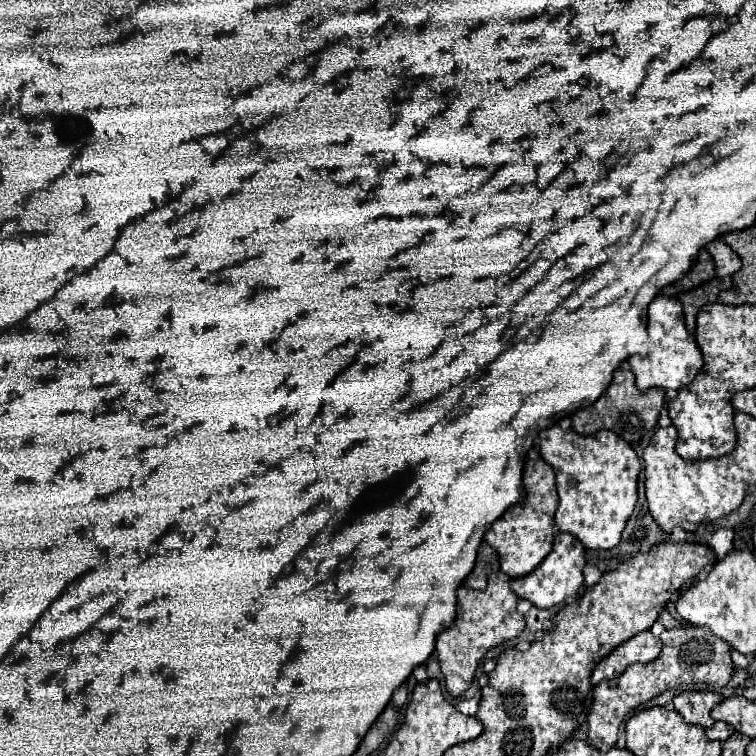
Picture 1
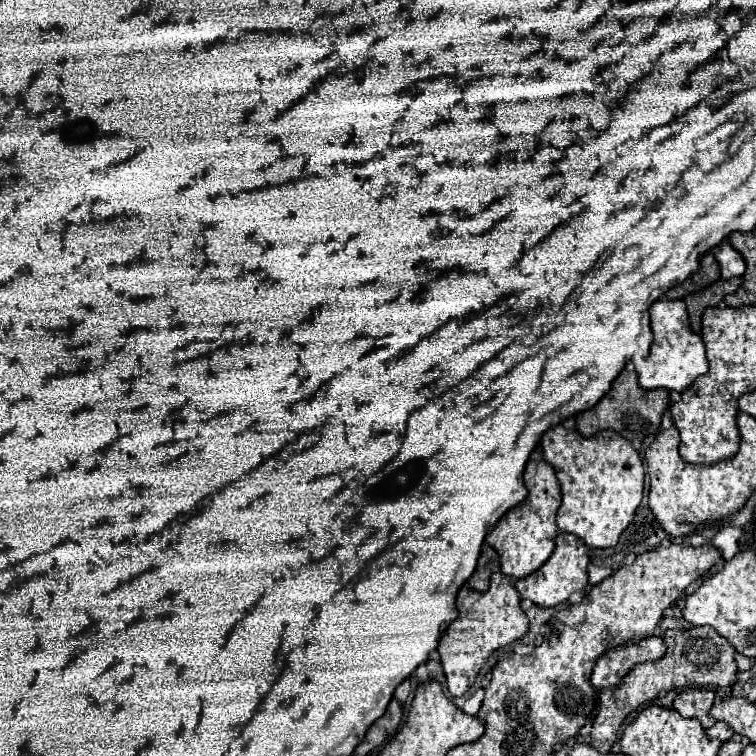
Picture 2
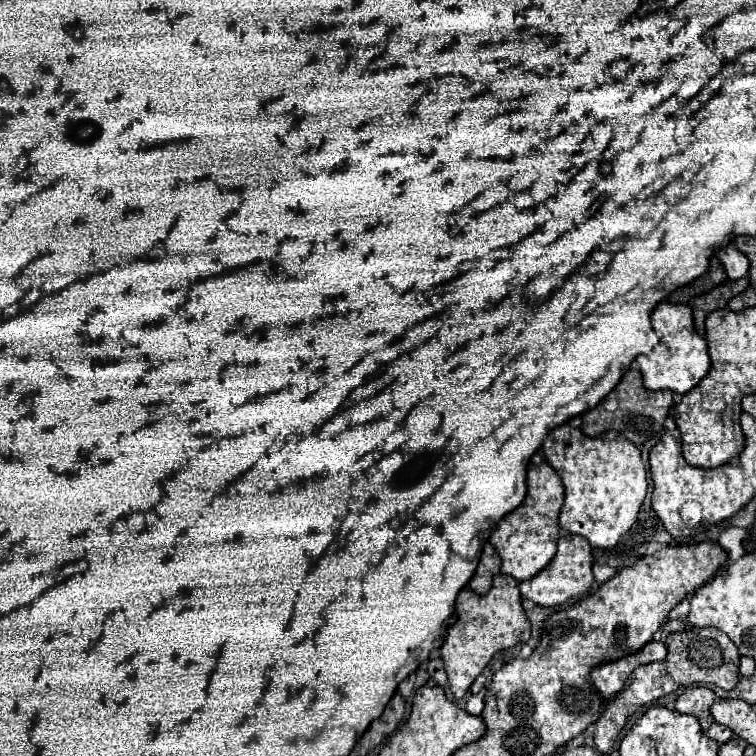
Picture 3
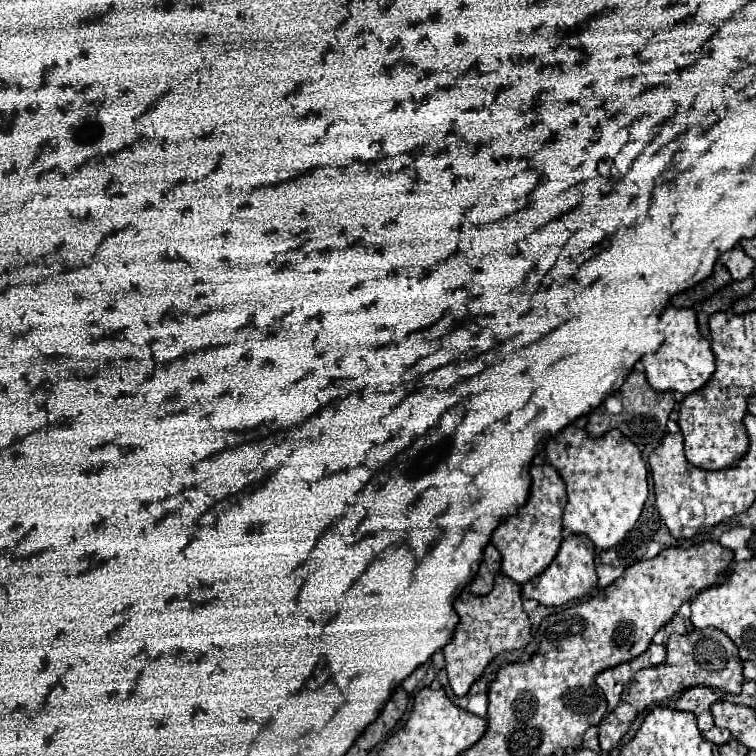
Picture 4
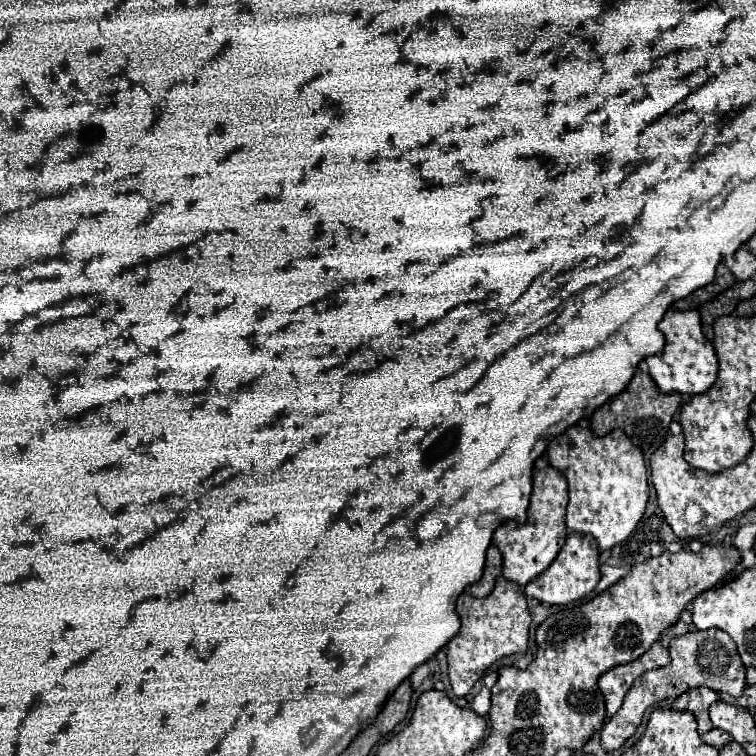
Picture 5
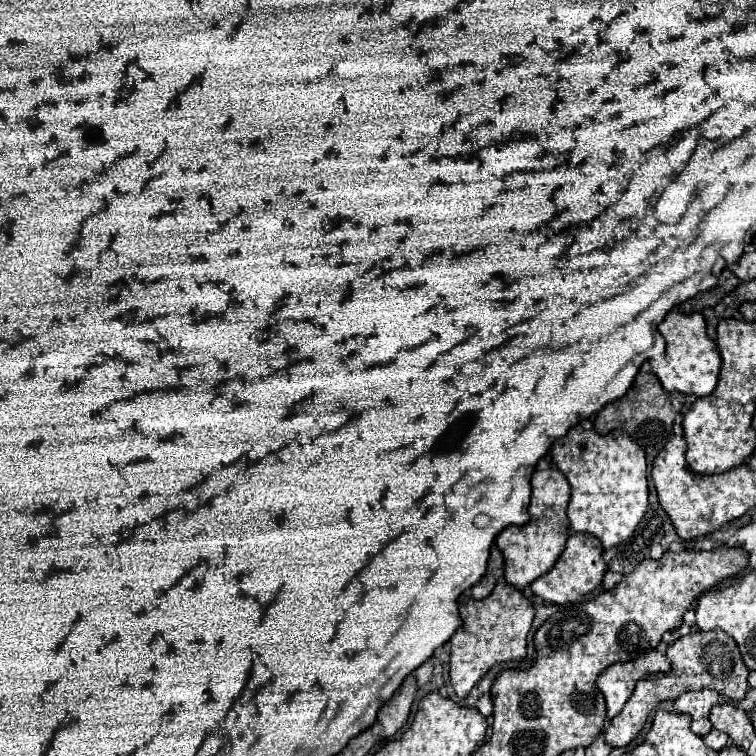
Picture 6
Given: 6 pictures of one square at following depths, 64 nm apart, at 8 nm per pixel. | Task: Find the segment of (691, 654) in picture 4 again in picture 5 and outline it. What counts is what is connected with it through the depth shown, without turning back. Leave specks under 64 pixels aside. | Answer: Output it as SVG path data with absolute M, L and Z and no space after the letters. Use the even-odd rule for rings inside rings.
M696 630L696 632L688 632L684 636L676 636L670 640L668 652L670 652L672 662L664 668L648 670L640 678L636 678L630 692L624 698L622 708L616 712L614 720L606 722L602 726L600 740L602 740L602 746L606 752L618 750L624 744L624 740L634 734L646 708L650 708L656 702L662 702L666 698L676 698L682 692L692 690L696 686L698 688L708 686L716 692L726 692L734 698L742 696L742 690L746 686L746 668L736 652L734 640L726 632L722 632L722 630L704 630L704 632Z

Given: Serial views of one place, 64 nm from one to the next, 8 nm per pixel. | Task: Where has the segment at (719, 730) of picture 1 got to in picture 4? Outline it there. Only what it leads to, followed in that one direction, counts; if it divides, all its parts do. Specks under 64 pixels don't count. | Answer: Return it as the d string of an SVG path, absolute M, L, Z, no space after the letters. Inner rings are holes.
M714 726L714 728L708 730L708 732L702 732L702 736L704 736L706 740L718 744L718 746L722 746L722 744L726 744L726 742L730 740L730 732L728 732L726 728L718 728L718 726Z

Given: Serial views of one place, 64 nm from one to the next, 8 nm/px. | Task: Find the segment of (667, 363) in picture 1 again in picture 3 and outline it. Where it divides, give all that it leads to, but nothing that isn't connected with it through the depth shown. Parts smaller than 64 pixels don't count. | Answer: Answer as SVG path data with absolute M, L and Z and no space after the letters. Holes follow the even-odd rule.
M660 302L652 312L652 326L654 326L656 334L660 336L660 342L650 353L643 352L635 358L640 372L642 372L644 388L648 388L648 390L672 390L678 394L686 394L710 370L706 340L702 336L698 336L694 330L690 306Z

